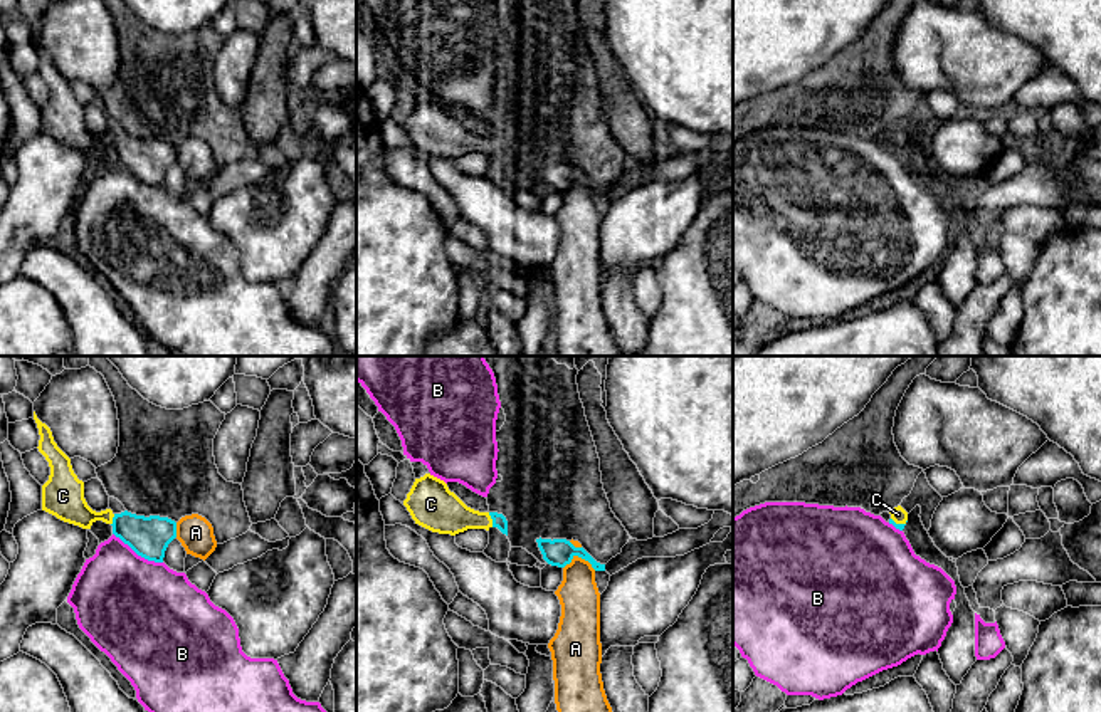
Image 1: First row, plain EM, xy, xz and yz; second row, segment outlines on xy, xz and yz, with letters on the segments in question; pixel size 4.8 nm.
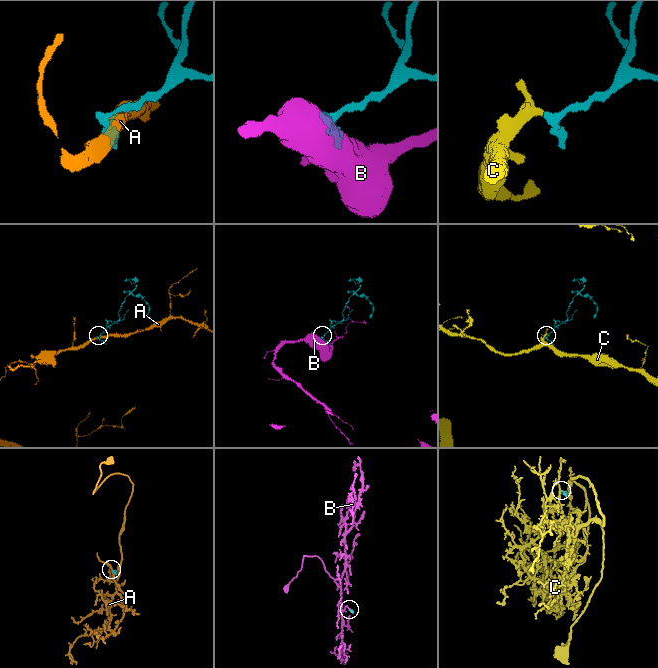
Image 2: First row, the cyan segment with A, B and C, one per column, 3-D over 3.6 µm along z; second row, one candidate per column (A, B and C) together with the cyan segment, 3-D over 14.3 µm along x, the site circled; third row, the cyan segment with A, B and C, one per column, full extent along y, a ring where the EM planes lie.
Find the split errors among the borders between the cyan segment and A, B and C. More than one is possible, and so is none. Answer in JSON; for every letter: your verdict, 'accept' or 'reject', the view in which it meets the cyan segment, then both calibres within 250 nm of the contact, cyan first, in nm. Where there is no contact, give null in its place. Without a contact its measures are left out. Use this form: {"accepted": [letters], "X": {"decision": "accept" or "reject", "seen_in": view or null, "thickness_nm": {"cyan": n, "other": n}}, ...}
{"accepted": ["C"], "A": {"decision": "reject", "seen_in": "xz", "thickness_nm": {"cyan": 130, "other": 190}}, "B": {"decision": "reject", "seen_in": "xy", "thickness_nm": {"cyan": 190, "other": 480}}, "C": {"decision": "accept", "seen_in": "xz", "thickness_nm": {"cyan": 70, "other": 220}}}

